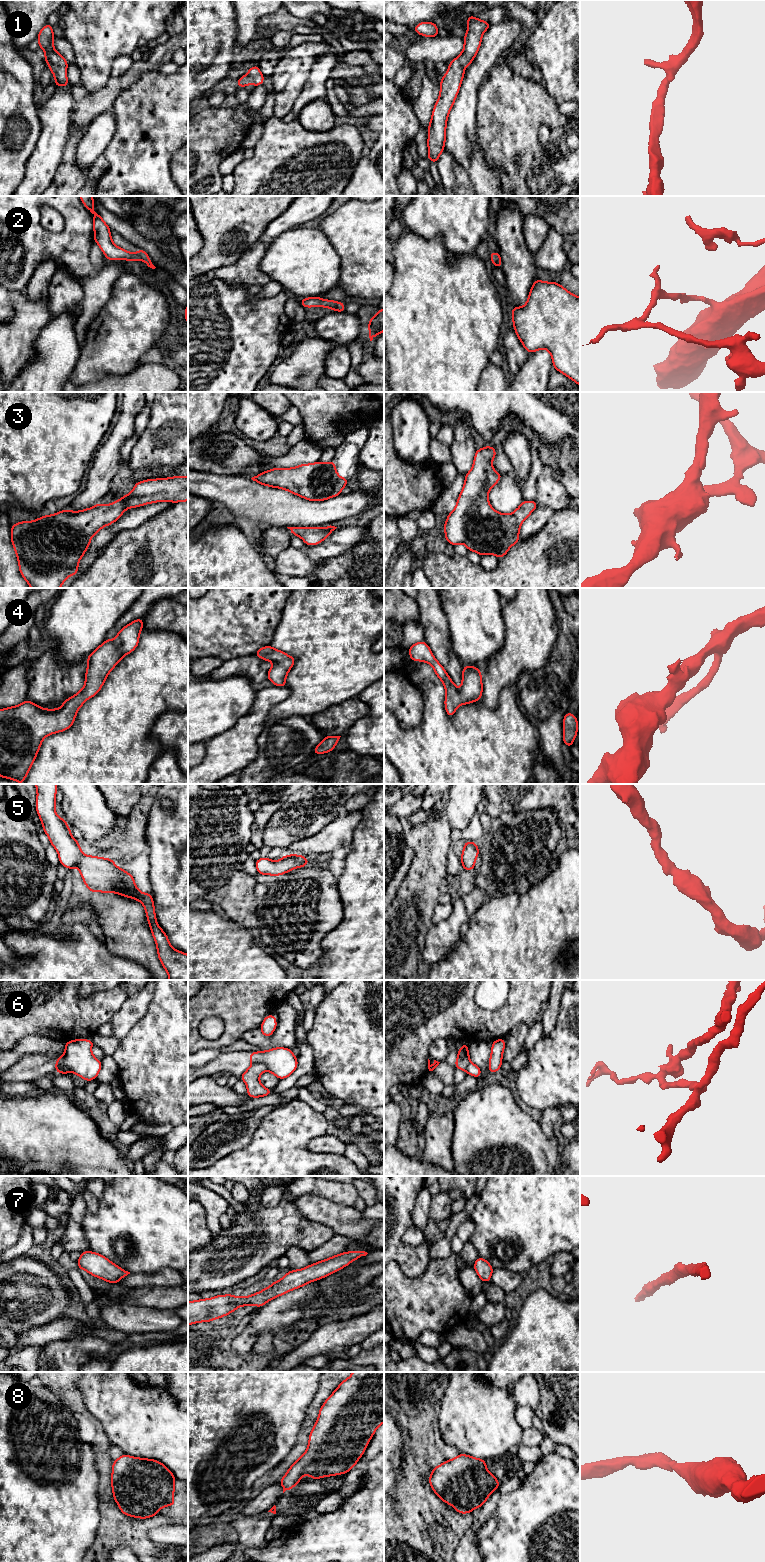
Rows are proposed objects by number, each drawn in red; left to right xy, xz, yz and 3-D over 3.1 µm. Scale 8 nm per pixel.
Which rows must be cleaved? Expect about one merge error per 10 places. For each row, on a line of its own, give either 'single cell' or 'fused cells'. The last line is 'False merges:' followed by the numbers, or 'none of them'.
1: single cell
2: single cell
3: single cell
4: single cell
5: single cell
6: fused cells
7: single cell
8: single cell
False merges: 6

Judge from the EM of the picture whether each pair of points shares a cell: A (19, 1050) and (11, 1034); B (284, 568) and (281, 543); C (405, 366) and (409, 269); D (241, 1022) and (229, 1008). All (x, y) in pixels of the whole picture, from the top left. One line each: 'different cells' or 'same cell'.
A: different cells
B: different cells
C: same cell
D: same cell

